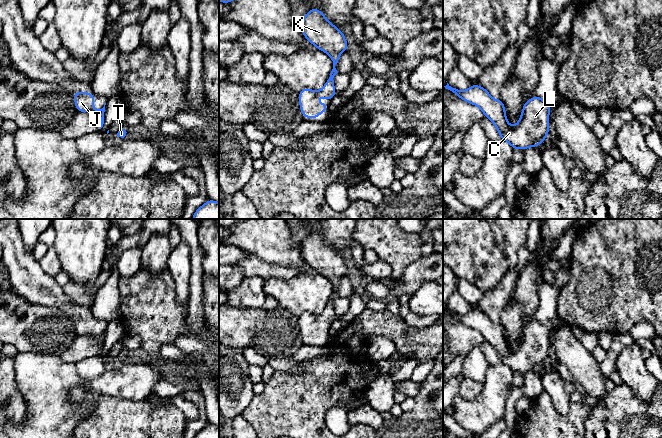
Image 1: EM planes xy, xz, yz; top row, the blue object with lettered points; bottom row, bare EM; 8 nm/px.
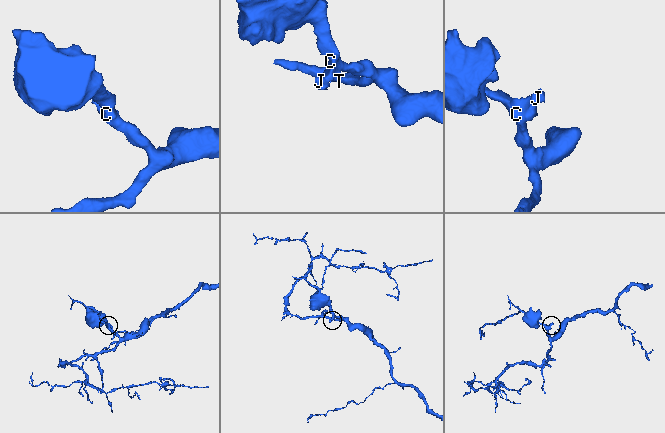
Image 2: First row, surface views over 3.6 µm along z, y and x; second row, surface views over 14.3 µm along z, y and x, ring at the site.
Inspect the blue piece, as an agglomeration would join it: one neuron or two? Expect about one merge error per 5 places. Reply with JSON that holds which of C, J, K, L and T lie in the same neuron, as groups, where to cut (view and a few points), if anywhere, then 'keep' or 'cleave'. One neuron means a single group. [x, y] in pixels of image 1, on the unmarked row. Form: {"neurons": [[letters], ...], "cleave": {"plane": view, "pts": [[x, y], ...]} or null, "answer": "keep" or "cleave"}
{"neurons": [["C", "J", "K", "L", "T"]], "cleave": null, "answer": "keep"}

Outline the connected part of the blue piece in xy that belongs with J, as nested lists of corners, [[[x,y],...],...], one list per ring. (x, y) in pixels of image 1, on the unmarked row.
[[[76,316],[73,318],[75,324],[75,330],[78,336],[90,336],[94,337],[99,340],[100,342],[100,353],[103,351],[104,348],[104,336],[105,336],[105,329],[102,333],[94,334],[94,319],[89,316]]]

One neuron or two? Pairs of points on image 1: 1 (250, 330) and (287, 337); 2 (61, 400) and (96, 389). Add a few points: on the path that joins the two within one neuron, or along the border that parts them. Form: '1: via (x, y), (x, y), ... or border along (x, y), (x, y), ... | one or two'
1: via (259, 330), (265, 330), (278, 335) | one
2: via (70, 405), (82, 405), (89, 398) | one

